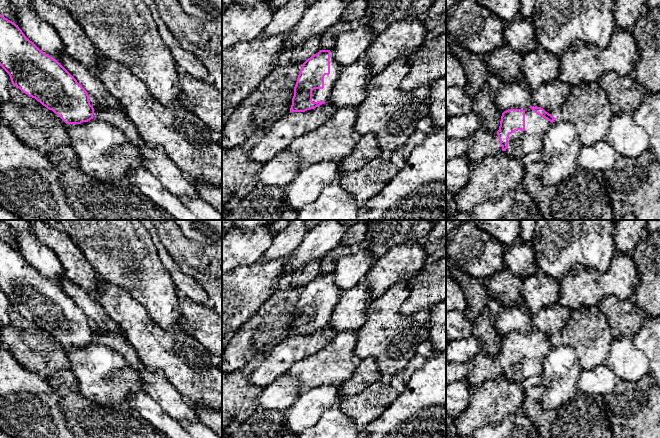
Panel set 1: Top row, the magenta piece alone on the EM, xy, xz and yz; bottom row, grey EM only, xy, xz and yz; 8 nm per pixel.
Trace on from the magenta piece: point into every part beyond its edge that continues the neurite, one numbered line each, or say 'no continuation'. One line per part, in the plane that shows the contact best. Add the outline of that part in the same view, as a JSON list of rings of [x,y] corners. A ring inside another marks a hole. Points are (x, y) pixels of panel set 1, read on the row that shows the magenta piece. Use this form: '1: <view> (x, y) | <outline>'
1: xz (330, 80) | [[[330,49],[330,74],[324,76],[324,88],[323,89],[314,89],[312,91],[312,101],[327,101],[330,93],[336,84],[342,69],[341,66],[334,57],[334,50]]]

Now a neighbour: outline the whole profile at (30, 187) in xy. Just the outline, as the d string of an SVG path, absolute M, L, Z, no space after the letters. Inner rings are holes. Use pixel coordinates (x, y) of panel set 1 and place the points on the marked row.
M6 123L0 124L0 206L21 220L81 220L67 201L61 174L46 154L23 143Z

